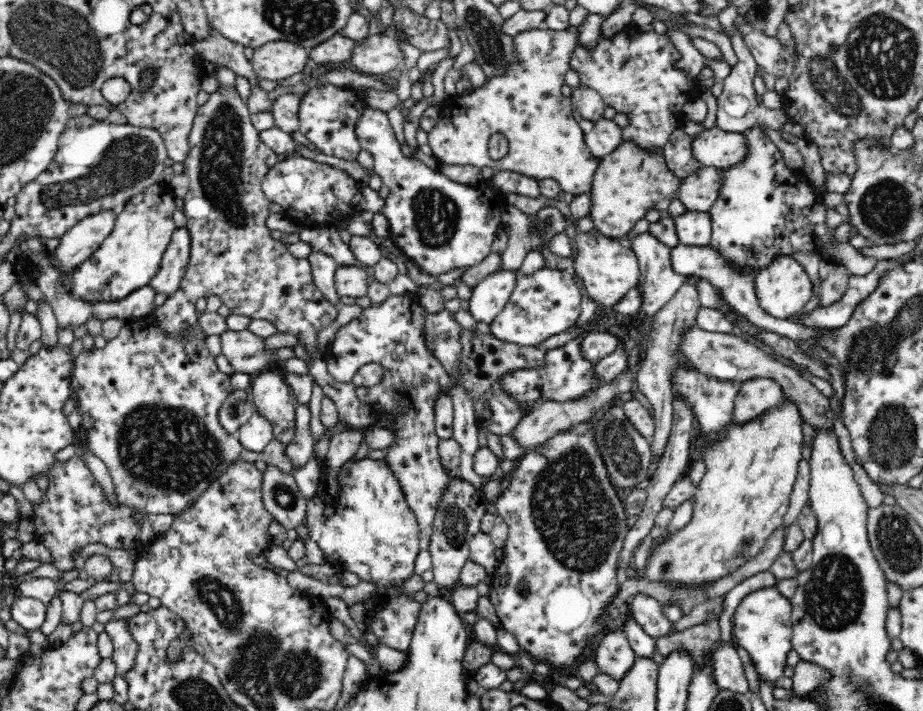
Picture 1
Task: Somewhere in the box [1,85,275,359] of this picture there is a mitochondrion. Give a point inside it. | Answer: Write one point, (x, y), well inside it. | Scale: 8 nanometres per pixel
(125, 162)

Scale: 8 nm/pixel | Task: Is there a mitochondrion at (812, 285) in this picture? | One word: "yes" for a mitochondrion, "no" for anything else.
no

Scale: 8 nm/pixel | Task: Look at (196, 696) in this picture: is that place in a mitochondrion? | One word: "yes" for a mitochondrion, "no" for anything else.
yes

